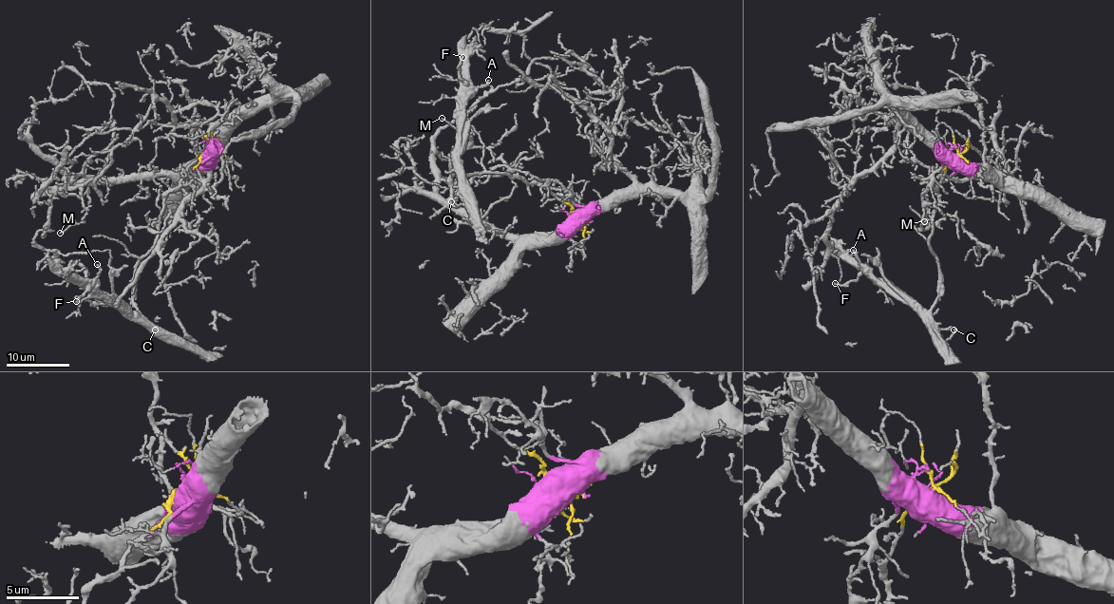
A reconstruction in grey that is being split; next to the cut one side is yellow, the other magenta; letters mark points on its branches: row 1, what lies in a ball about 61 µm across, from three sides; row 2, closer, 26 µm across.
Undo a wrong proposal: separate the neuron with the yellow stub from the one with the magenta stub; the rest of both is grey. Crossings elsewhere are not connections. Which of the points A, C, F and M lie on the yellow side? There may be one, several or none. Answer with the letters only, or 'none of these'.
A, C, F

